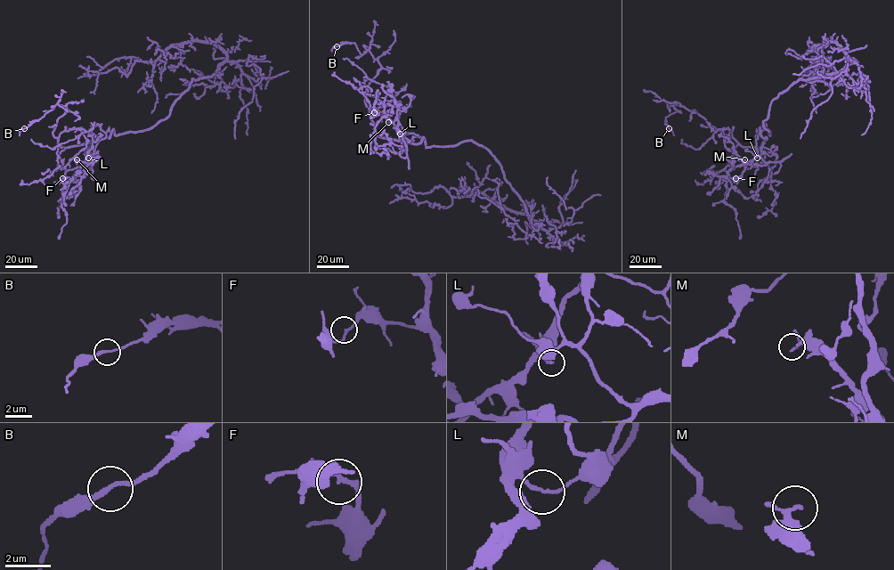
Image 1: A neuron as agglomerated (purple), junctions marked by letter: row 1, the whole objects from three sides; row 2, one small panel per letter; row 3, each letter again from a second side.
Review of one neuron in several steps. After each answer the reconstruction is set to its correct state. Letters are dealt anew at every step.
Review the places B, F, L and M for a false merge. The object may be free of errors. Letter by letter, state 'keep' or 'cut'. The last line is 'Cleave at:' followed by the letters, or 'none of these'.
B: keep
F: keep
L: cut
M: keep
Cleave at: L

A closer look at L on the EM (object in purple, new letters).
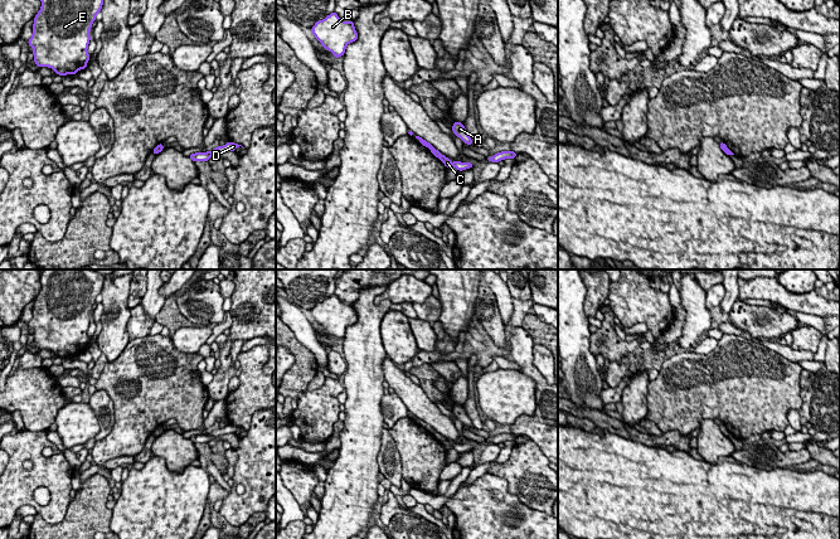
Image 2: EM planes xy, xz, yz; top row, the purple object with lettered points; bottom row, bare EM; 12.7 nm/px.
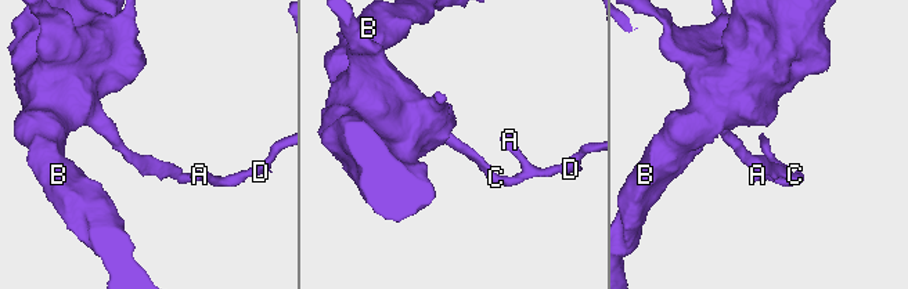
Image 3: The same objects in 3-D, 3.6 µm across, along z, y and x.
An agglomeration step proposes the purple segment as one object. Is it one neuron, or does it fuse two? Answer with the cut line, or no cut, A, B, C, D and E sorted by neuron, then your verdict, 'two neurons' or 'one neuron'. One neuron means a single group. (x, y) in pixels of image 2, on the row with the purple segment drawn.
cut in xz along (443, 155), (438, 158); A C D / B E; two neurons

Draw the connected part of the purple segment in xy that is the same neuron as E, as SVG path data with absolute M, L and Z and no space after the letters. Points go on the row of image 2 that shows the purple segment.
M103 0L40 1L33 35L28 40L34 48L35 65L49 67L62 77L87 68L89 30Z

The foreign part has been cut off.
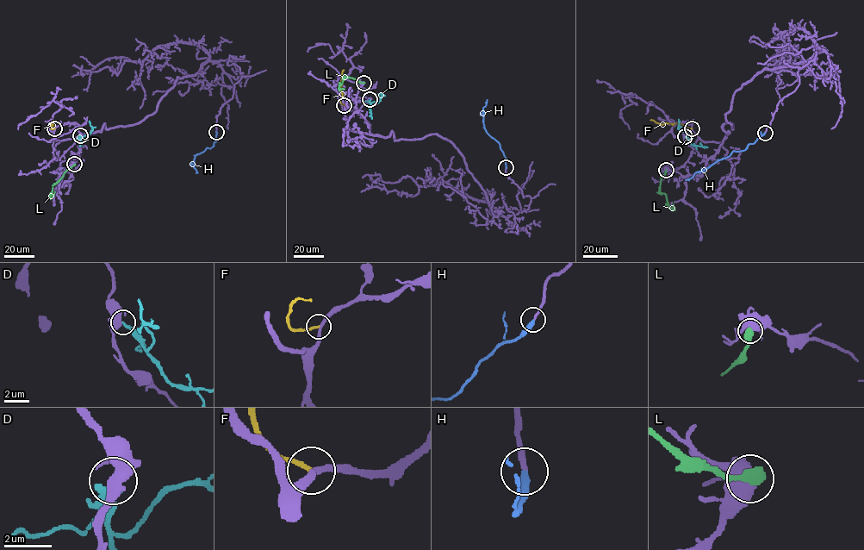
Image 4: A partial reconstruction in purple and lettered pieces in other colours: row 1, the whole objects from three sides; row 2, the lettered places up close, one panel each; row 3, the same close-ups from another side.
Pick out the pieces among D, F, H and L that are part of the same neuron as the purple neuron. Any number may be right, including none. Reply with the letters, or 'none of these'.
H

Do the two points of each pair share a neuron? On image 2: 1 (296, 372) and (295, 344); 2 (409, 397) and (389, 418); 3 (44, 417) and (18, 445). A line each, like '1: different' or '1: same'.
1: same
2: different
3: different

